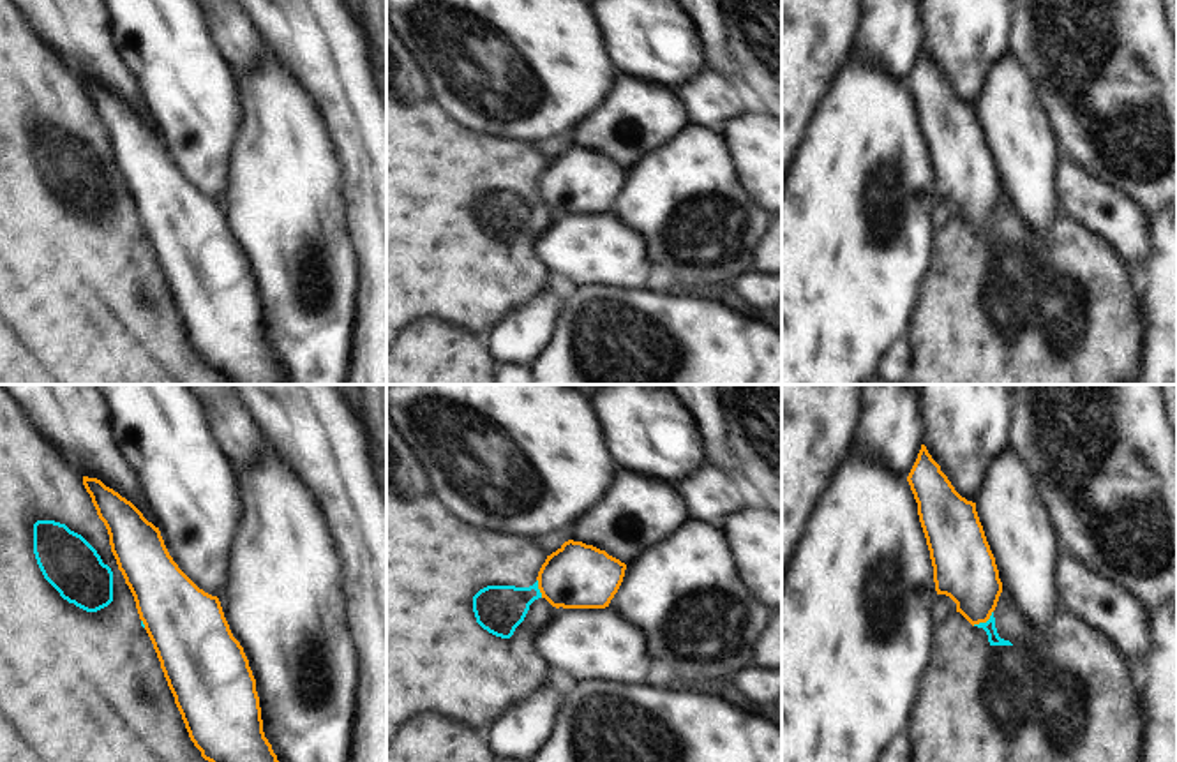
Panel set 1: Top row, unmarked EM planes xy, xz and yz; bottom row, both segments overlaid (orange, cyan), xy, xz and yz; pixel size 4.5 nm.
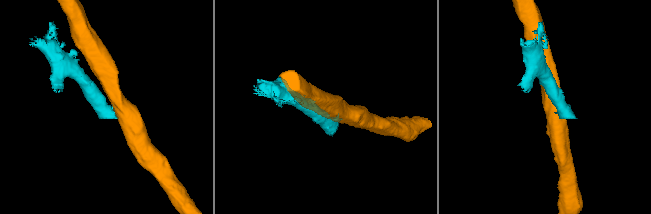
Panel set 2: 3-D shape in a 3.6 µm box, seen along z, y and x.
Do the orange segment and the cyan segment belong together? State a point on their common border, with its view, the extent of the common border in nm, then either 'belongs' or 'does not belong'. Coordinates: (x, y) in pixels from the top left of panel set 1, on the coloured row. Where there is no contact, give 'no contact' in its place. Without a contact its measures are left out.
yz (983, 621) | 120 nm | does not belong

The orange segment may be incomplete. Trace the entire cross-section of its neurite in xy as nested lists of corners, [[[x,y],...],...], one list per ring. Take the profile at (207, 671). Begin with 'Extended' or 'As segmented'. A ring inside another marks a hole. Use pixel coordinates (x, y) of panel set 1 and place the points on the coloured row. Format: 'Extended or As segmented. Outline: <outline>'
As segmented. Outline: [[[83,476],[83,485],[108,529],[118,570],[134,596],[139,619],[154,644],[175,704],[201,757],[208,762],[279,762],[263,732],[259,697],[249,660],[229,630],[219,598],[199,589],[178,568],[164,545],[159,527],[148,522],[131,501],[97,478]]]

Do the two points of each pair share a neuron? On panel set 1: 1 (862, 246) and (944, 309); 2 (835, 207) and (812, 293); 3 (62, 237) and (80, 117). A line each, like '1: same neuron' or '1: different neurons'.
1: different neurons
2: same neuron
3: same neuron

